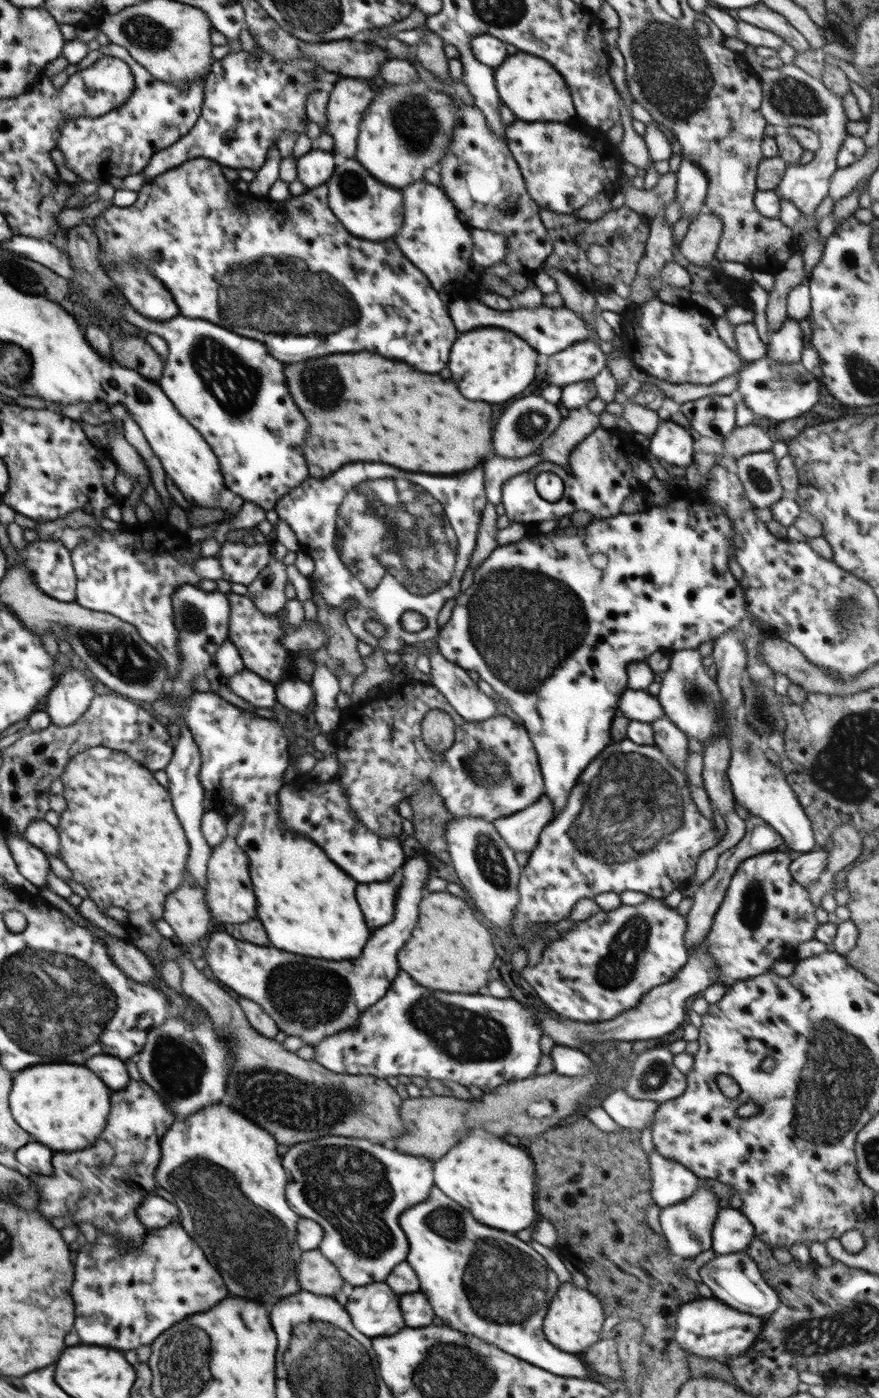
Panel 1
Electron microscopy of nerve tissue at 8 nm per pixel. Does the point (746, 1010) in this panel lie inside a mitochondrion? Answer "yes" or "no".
no

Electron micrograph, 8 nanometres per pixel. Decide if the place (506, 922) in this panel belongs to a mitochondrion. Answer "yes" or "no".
no

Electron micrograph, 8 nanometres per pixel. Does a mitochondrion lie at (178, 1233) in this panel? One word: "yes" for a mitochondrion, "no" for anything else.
no

